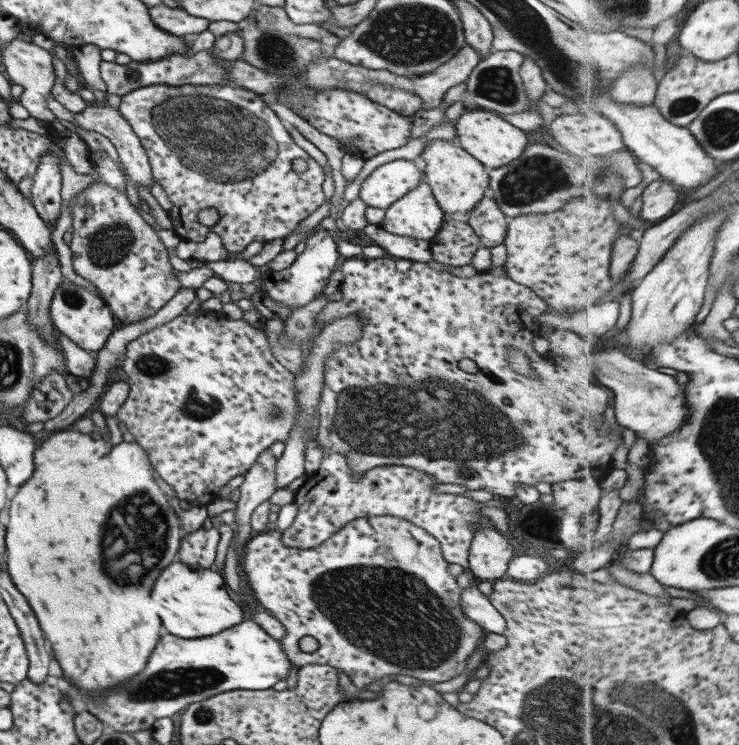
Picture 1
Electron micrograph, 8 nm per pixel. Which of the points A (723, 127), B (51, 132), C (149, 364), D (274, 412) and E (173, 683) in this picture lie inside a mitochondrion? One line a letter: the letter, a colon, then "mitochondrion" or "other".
A: mitochondrion
B: other
C: mitochondrion
D: mitochondrion
E: mitochondrion

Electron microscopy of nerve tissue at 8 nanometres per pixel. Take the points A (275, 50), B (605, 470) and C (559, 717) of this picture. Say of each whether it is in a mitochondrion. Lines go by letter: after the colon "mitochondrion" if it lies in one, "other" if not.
A: mitochondrion
B: other
C: mitochondrion

